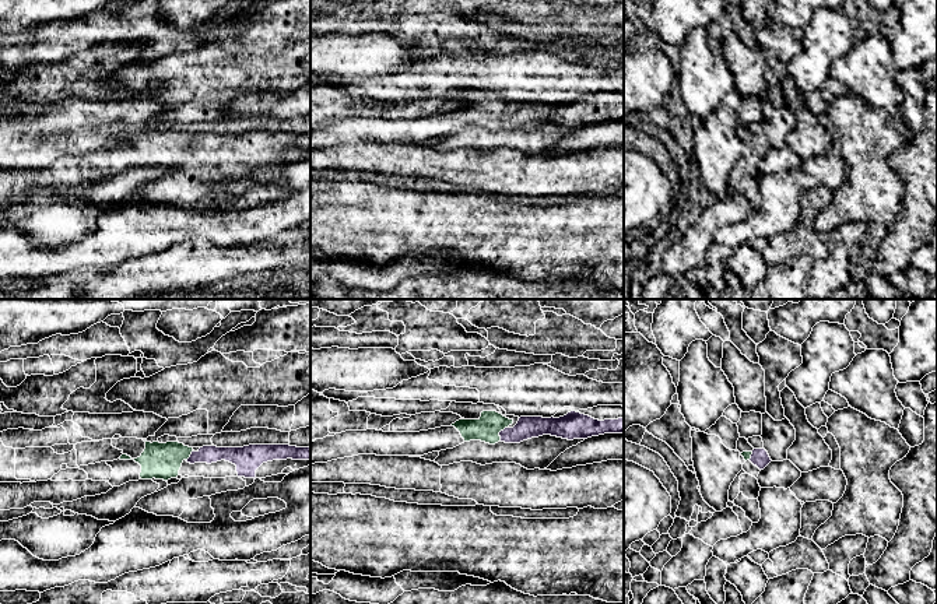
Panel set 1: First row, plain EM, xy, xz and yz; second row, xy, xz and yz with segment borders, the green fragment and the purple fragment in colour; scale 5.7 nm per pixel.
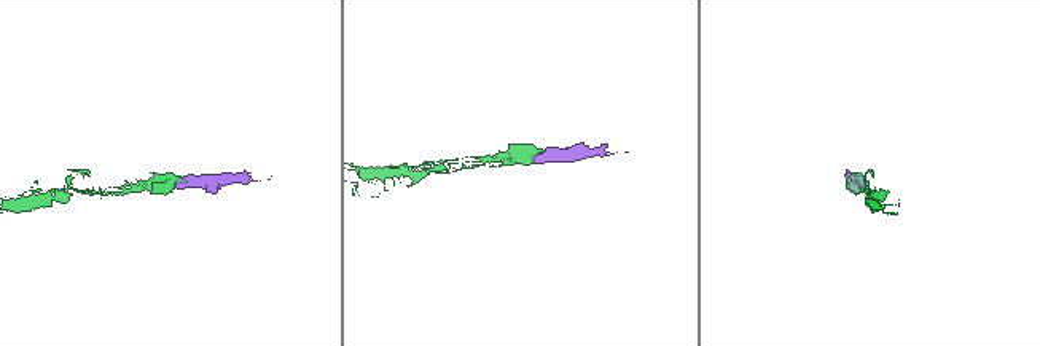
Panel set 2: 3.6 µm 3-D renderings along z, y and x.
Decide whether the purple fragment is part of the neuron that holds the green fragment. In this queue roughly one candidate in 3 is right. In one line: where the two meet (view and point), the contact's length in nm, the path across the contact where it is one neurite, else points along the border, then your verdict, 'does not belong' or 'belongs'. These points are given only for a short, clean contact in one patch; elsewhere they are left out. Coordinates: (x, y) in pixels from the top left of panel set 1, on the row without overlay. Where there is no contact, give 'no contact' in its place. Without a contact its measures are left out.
xz (498, 120) | 100 nm | across xz (487, 115), (492, 115), (498, 120), (518, 120), (526, 115) | belongs

